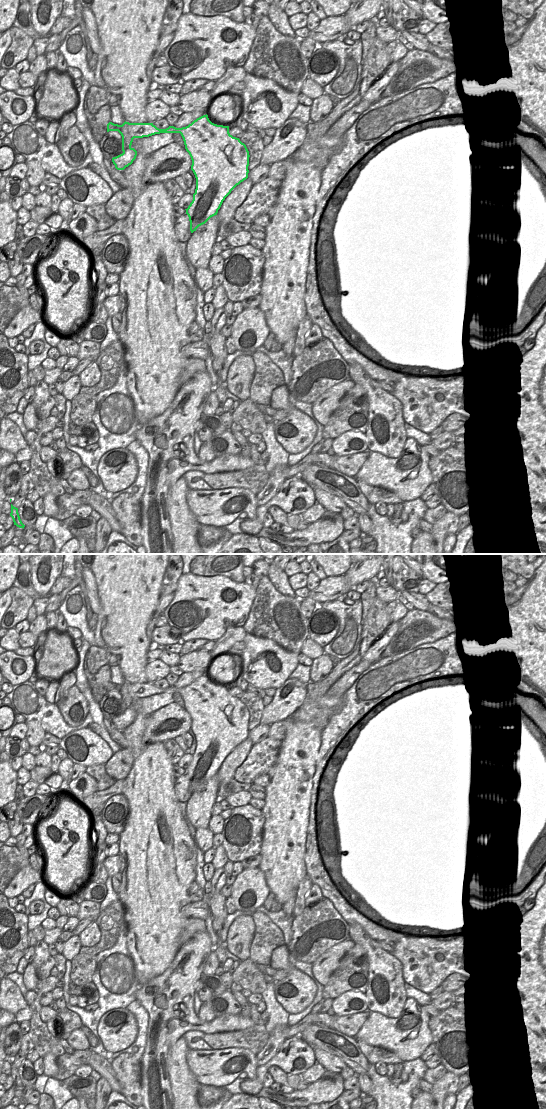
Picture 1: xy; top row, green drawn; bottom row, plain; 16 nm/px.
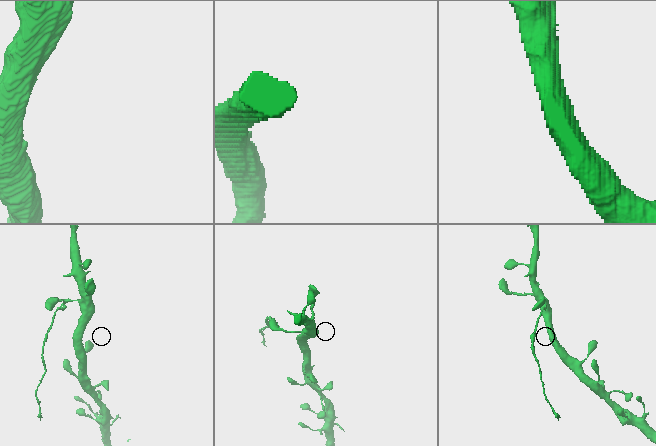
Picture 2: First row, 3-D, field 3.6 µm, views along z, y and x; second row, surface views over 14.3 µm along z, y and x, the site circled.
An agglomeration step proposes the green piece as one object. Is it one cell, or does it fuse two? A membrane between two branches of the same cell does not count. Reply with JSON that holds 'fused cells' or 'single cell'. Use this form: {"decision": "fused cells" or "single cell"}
{"decision": "fused cells"}

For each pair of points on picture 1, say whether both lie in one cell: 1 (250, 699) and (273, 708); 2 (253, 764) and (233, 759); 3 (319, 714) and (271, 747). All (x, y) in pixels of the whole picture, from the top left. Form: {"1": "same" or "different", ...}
{"1": "different", "2": "different", "3": "different"}

